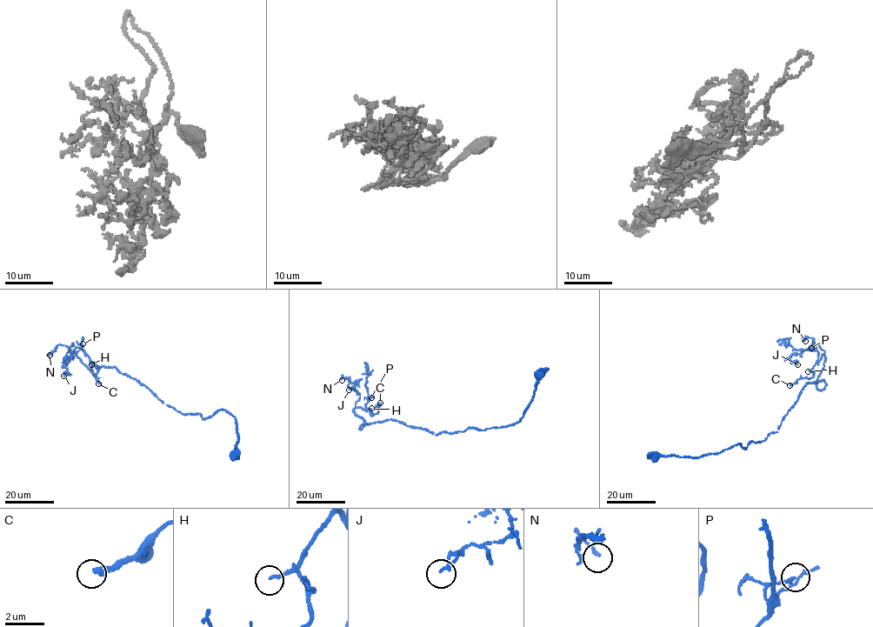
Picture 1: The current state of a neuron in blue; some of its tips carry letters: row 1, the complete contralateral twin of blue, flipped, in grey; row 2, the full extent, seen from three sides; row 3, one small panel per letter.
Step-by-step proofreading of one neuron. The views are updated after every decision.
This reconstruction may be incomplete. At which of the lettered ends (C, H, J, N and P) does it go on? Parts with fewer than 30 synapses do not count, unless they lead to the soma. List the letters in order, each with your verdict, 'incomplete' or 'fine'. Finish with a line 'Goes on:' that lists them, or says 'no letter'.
C: incomplete
H: incomplete
J: fine
N: fine
P: fine
Goes on: C, H

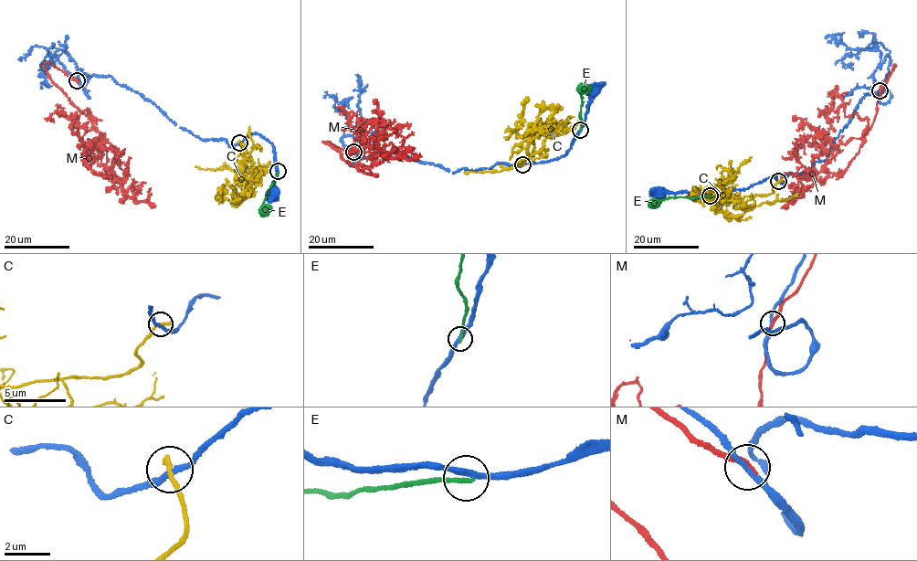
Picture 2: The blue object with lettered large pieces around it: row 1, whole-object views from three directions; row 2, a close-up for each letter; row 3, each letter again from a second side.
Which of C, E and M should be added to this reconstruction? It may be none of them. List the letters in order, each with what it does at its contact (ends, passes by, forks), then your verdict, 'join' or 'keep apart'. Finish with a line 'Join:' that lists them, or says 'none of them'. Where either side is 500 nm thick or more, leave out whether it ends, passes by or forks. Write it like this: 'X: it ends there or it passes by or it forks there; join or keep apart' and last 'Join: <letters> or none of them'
C: it ends there; keep apart
E: it ends there; keep apart
M: it ends there; join
Join: M

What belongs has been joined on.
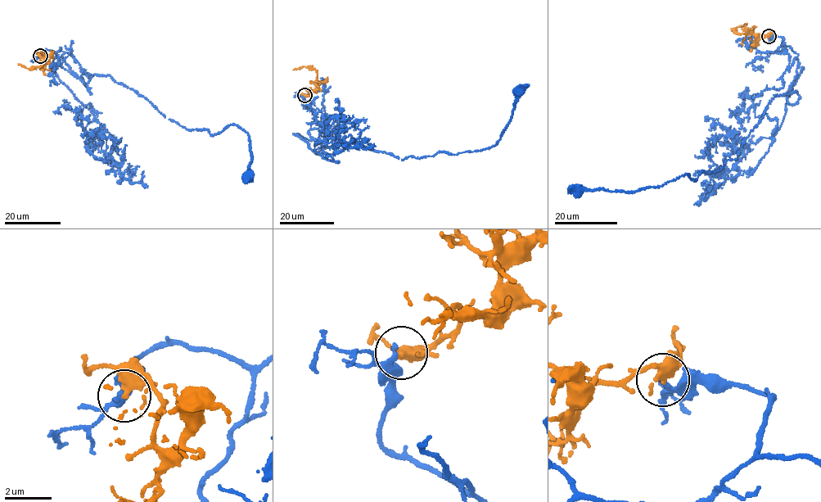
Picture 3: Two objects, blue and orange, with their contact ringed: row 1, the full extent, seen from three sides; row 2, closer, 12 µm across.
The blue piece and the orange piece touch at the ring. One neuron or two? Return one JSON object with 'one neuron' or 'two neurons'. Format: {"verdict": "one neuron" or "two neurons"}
{"verdict": "one neuron"}

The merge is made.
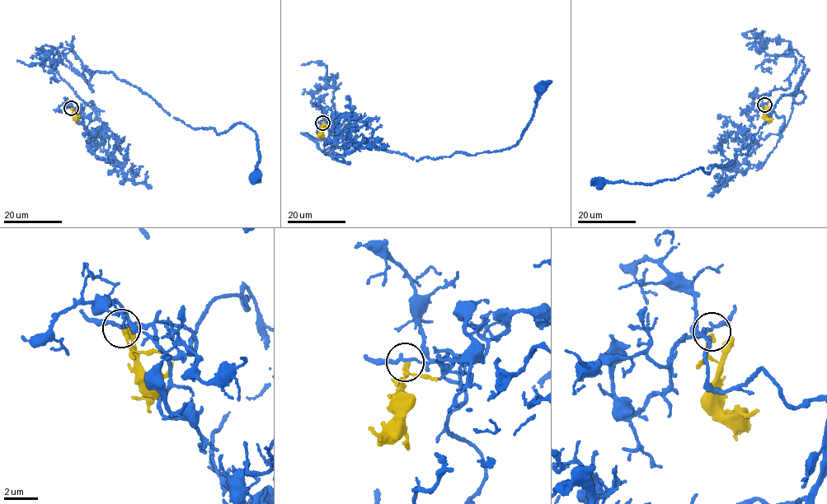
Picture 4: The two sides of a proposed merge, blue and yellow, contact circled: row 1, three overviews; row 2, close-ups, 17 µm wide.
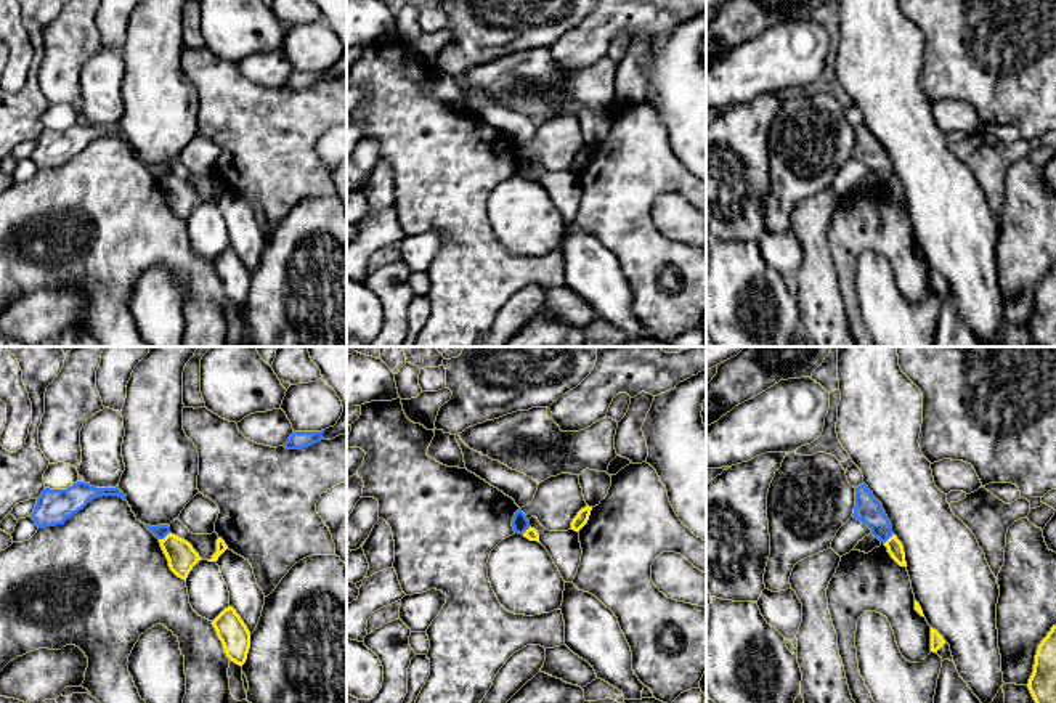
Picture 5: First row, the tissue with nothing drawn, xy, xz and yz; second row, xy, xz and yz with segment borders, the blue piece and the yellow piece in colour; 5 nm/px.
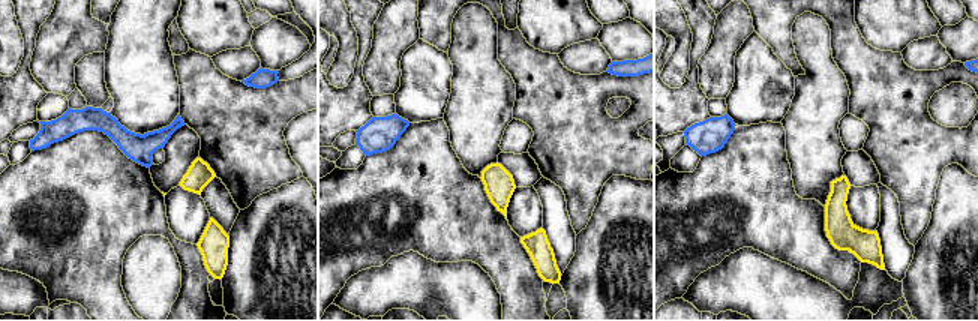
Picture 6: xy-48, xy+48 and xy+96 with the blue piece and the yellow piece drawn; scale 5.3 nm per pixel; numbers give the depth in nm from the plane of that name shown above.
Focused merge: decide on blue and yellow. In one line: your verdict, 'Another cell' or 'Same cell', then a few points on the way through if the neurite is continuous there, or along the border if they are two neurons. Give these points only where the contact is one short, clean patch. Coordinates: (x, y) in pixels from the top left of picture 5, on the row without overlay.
Another cell. Boundary: xy (169, 172), (159, 180)

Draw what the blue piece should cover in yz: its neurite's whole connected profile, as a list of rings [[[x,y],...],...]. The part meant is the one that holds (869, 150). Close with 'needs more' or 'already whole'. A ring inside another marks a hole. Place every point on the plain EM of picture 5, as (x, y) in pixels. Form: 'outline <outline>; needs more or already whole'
outline [[[865,124],[855,128],[854,159],[865,164],[875,178],[886,183],[894,173],[883,144],[873,136]]]; already whole

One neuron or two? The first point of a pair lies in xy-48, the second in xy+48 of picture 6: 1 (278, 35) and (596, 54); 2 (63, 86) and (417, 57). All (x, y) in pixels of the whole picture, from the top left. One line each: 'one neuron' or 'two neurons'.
1: two neurons
2: two neurons

